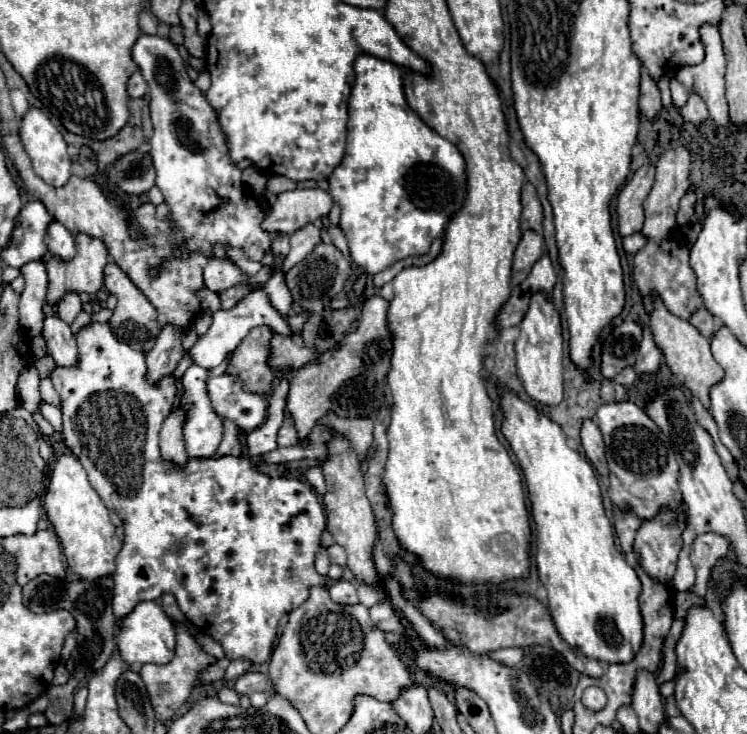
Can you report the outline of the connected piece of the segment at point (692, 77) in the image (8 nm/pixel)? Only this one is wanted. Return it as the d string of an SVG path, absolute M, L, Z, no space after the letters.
M703 23L699 29L699 35L701 35L701 43L705 49L705 59L697 65L681 65L675 73L675 79L679 79L689 91L693 91L705 99L709 117L719 125L719 137L723 139L725 125L729 121L729 113L727 113L727 101L725 101L725 55L721 49L721 35L713 23Z

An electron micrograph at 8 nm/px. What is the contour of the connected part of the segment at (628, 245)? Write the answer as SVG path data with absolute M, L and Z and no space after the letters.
M635 233L635 235L631 235L631 237L625 237L623 239L623 247L625 247L625 253L631 253L631 255L635 255L643 245L645 245L647 241L645 241L645 237L641 235L641 233Z

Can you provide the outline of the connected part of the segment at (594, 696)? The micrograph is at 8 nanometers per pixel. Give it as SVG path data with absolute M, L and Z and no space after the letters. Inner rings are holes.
M591 687L591 689L587 689L585 691L585 695L583 695L583 701L585 701L585 705L589 707L589 709L593 709L593 711L599 711L601 707L603 707L603 691L601 689L597 689L597 687Z

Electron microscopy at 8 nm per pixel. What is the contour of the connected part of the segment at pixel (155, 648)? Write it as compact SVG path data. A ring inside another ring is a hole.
M141 601L135 605L135 609L129 615L125 615L117 623L115 645L117 645L121 659L127 665L169 663L169 659L173 659L173 655L175 655L175 627L173 627L171 619L165 615L165 611L161 609L159 601Z

